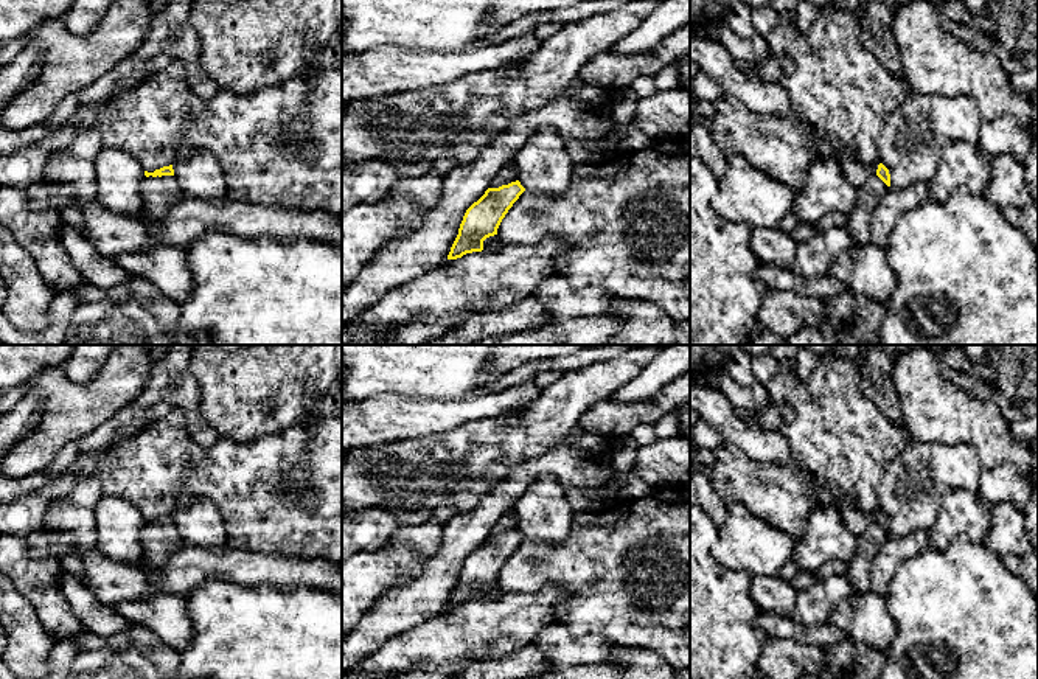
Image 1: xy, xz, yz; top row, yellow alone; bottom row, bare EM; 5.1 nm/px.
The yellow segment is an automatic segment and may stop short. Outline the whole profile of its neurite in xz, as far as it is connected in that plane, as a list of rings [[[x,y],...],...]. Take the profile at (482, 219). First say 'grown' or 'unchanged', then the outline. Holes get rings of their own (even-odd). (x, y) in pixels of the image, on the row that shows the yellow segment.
unchanged; [[[519,180],[499,188],[488,188],[485,194],[466,210],[448,259],[482,252],[483,241],[497,235],[502,219],[524,191],[525,188]]]

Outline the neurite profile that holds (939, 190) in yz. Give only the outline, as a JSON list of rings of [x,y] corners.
[[[954,141],[945,148],[937,176],[926,185],[928,197],[943,204],[957,188],[984,194],[991,176],[991,157],[977,146]]]

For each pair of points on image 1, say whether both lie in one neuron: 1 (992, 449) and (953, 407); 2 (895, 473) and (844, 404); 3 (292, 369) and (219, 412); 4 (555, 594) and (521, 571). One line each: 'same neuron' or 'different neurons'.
1: same neuron
2: different neurons
3: same neuron
4: different neurons

